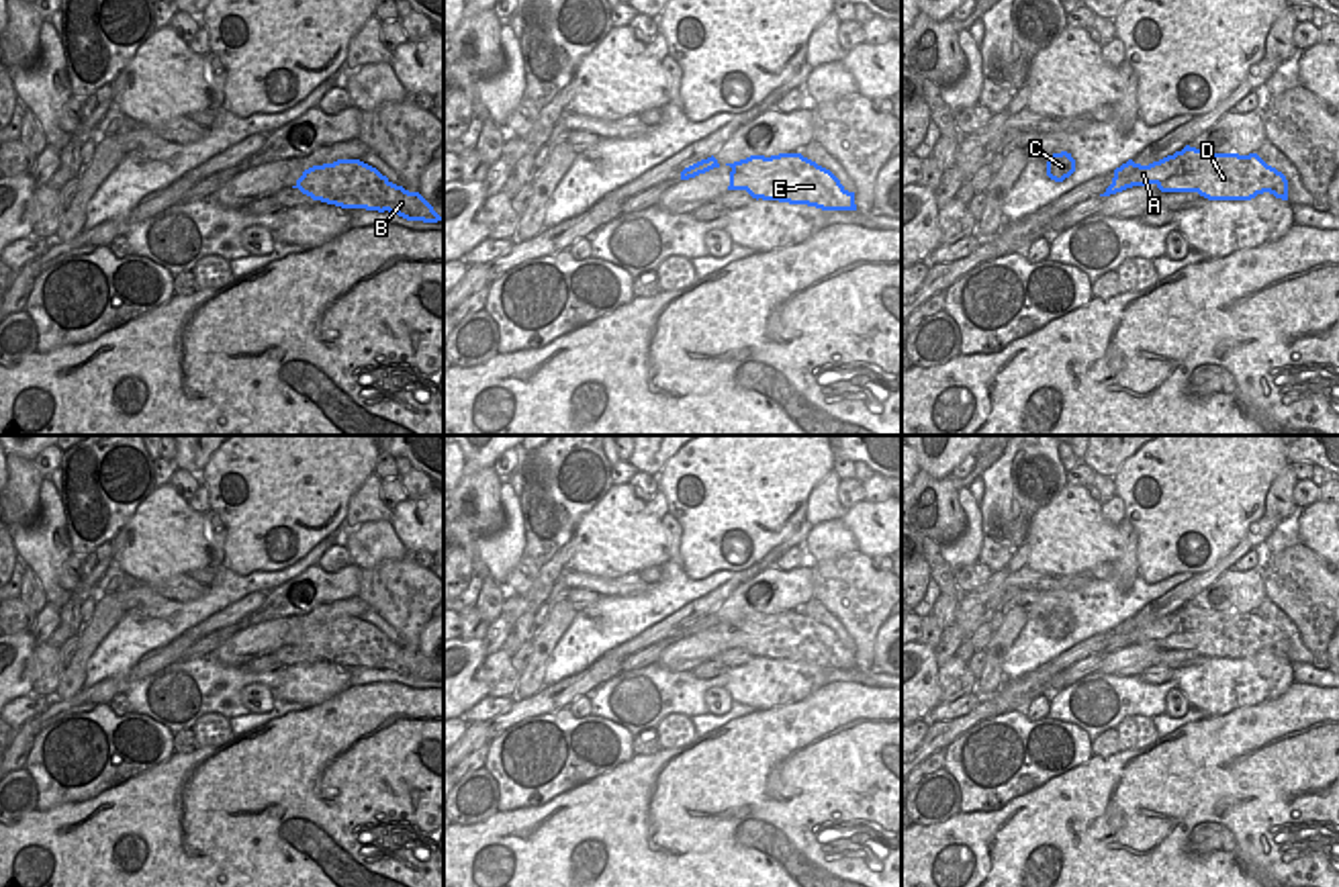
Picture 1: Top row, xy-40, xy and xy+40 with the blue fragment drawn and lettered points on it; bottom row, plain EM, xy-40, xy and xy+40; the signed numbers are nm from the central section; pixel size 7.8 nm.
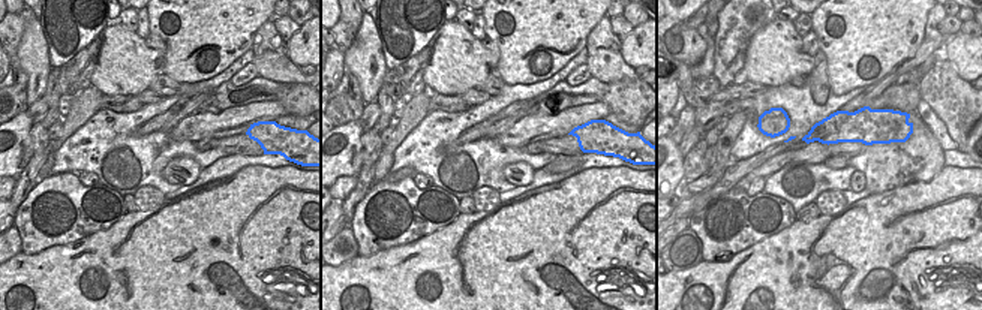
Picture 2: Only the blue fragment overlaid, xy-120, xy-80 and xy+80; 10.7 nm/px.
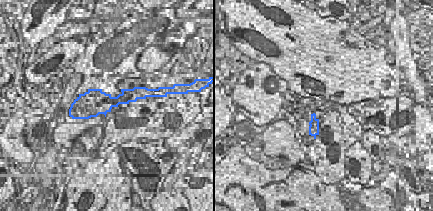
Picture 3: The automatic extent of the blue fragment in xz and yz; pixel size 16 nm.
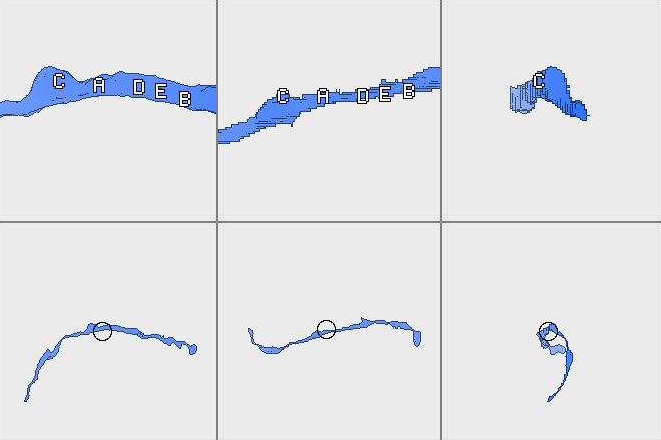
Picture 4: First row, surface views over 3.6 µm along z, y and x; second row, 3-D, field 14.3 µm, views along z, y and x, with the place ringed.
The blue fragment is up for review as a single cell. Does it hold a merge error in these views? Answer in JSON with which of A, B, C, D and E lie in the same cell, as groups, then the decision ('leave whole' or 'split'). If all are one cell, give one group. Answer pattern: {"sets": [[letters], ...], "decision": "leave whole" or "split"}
{"sets": [["A", "B", "C", "D", "E"]], "decision": "leave whole"}

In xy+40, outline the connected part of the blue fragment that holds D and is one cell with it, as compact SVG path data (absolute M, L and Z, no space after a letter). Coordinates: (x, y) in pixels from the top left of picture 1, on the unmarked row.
M1190 603L1149 623L1128 617L1114 627L1112 642L1100 654L1149 642L1161 650L1198 650L1208 658L1251 658L1263 650L1288 658L1286 634L1257 611L1214 611Z

